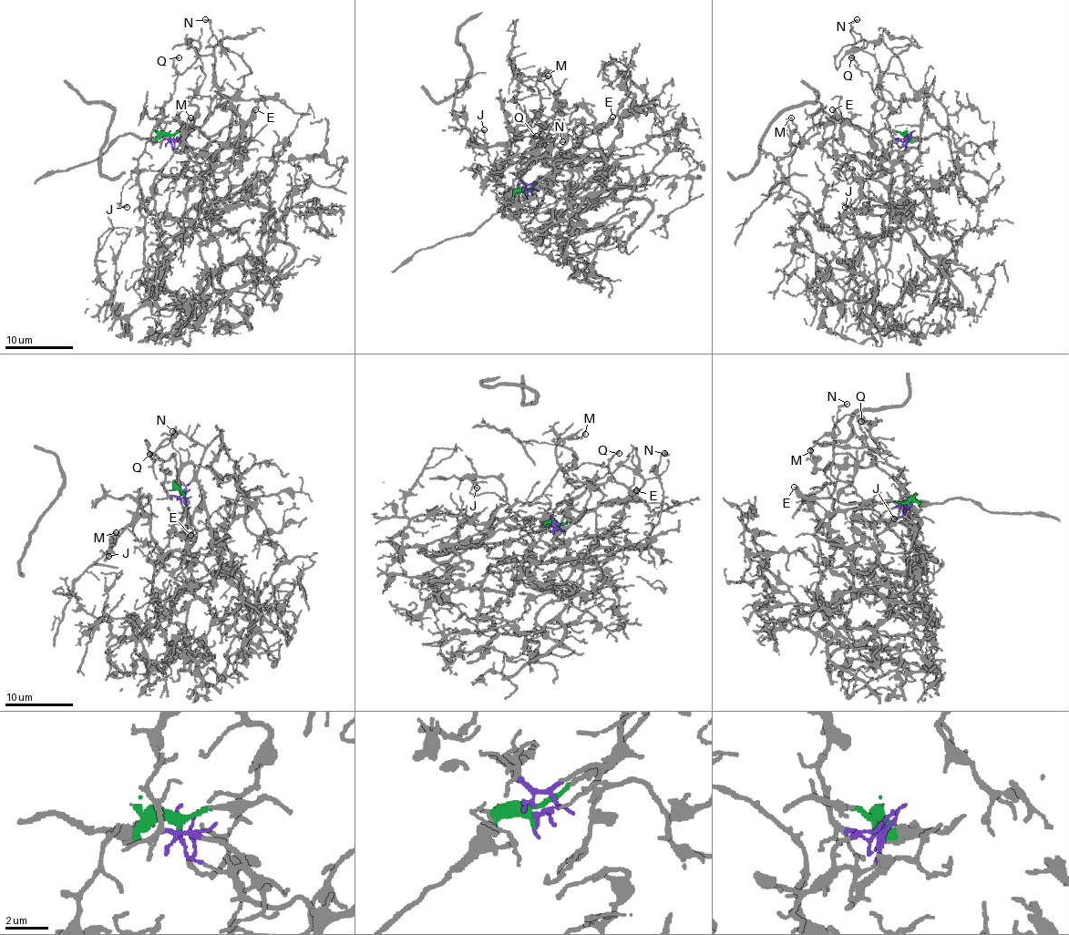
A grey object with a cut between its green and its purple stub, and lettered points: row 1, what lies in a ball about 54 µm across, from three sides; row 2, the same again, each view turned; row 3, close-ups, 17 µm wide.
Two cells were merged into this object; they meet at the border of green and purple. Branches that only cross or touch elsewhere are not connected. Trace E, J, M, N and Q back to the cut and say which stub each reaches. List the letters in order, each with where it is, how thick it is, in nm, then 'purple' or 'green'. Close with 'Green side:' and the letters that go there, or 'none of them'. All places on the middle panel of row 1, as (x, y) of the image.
E: (612, 117) | 400 nm | green
J: (484, 129) | 140 nm | purple
M: (548, 76) | 200 nm | purple
N: (562, 141) | 170 nm | purple
Q: (536, 136) | 200 nm | purple
Green side: E

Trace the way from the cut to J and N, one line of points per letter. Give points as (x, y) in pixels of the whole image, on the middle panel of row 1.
J: (526, 194), (560, 182), (575, 210), (633, 182), (572, 226), (611, 192), (606, 159), (501, 183), (484, 129)
N: (526, 194), (551, 182), (570, 194), (565, 242), (608, 165), (562, 141)

